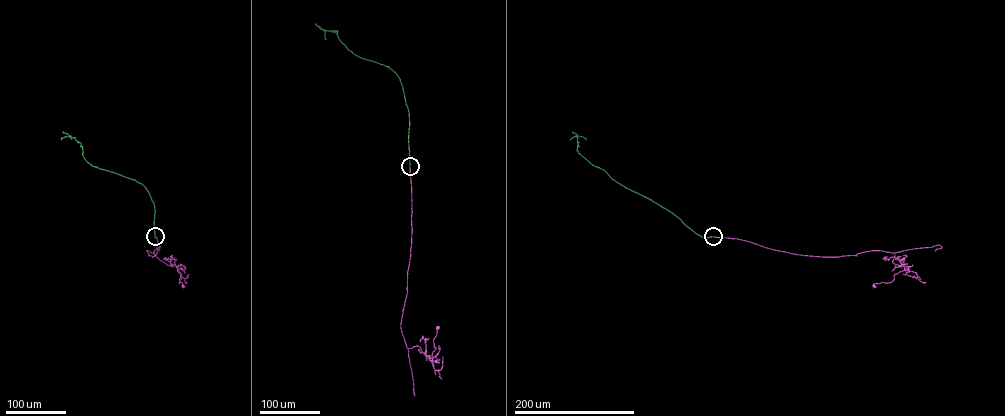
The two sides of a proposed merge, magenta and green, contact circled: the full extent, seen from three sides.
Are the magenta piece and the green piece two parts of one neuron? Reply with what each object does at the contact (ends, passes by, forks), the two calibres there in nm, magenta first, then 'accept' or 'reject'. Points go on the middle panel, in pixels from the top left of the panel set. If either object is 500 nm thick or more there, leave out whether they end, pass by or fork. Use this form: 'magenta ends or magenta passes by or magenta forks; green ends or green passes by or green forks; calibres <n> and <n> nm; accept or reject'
magenta ends; green ends; calibres 260 and 280 nm; accept

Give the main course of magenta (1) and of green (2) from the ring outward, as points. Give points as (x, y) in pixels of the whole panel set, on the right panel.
1: (713, 237), (817, 256), (872, 250), (895, 253), (892, 262), (904, 265), (904, 270), (891, 282), (874, 287)
2: (713, 237), (697, 234), (671, 212), (618, 183), (578, 153), (576, 136), (570, 139)

